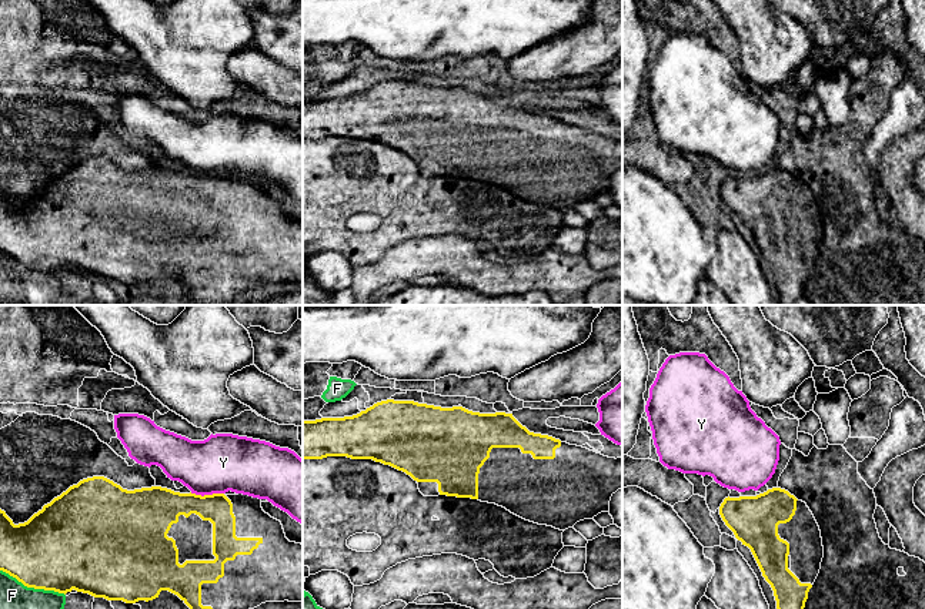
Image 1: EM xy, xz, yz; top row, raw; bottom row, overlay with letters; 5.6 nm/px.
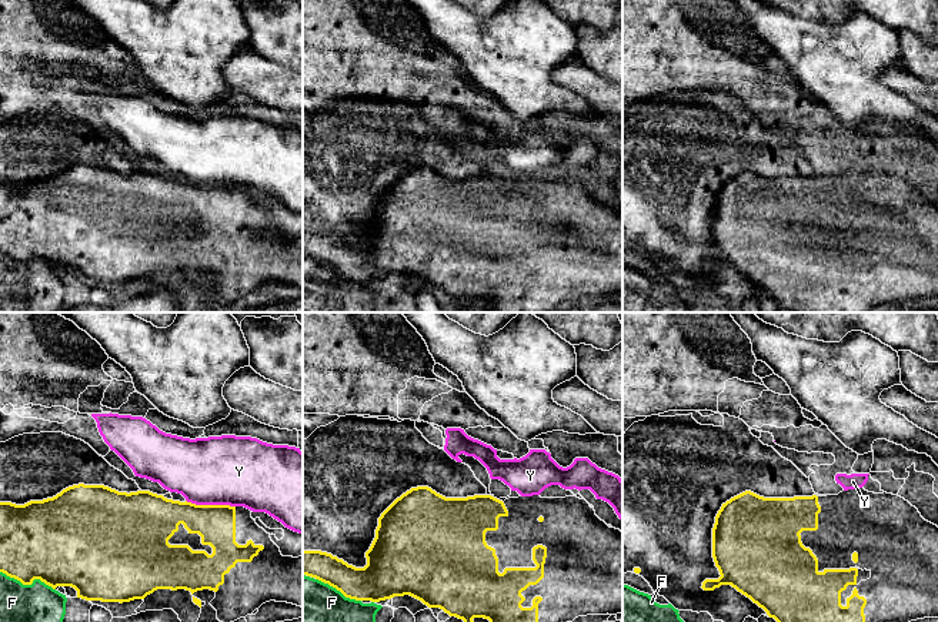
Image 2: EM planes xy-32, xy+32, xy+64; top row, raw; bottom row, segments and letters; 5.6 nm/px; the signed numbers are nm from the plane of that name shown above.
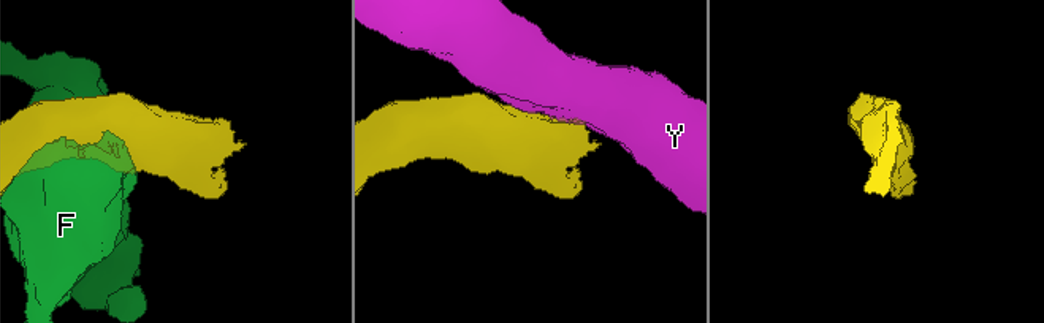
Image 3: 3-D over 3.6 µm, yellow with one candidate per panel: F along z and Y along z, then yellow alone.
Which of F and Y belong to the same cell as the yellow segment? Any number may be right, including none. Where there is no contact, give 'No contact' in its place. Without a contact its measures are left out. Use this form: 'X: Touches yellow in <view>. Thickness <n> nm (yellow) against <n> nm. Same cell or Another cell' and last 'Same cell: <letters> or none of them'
F: Touches yellow in xy. Thickness 460 nm (yellow) against 340 nm. Another cell
Y: Touches yellow in xy. Thickness 200 nm (yellow) against 320 nm. Another cell
Same cell: none of them

